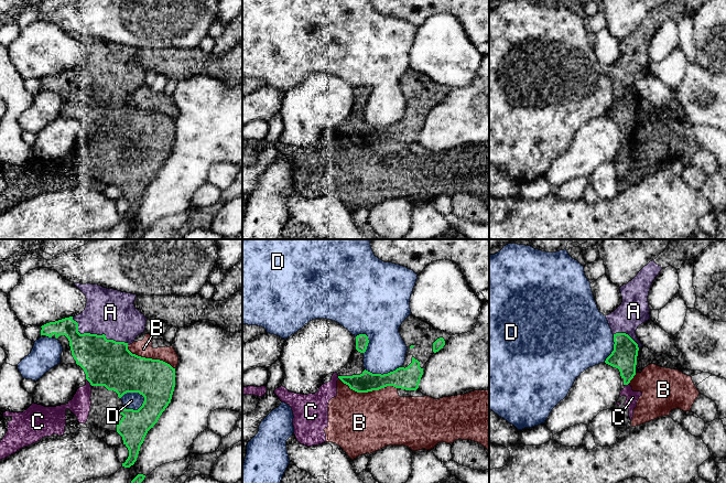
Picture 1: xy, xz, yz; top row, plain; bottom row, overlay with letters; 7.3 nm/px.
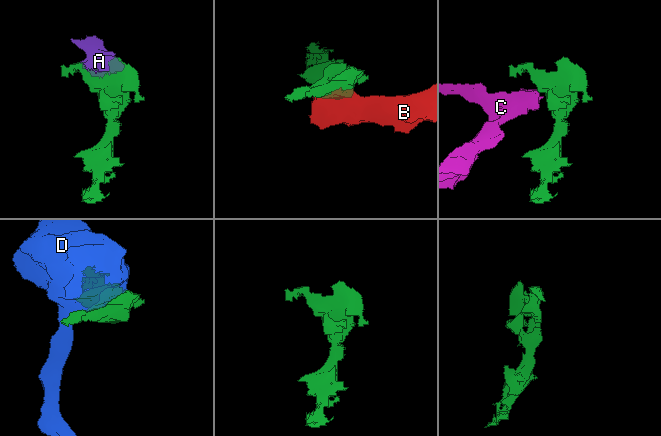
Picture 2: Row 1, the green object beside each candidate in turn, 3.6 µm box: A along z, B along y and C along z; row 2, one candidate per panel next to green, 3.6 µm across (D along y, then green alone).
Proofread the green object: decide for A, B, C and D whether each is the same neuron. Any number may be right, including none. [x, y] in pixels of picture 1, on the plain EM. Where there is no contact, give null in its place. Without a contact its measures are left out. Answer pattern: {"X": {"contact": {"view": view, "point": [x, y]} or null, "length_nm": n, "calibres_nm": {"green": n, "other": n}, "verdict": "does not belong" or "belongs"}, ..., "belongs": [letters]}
{"A": {"contact": {"view": "xy", "point": [96, 87]}, "length_nm": 460, "calibres_nm": {"green": 340, "other": 340}, "verdict": "belongs"}, "B": {"contact": {"view": "xy", "point": [150, 111]}, "length_nm": 400, "calibres_nm": {"green": 320, "other": 120}, "verdict": "does not belong"}, "C": {"contact": {"view": "xy", "point": [88, 133]}, "length_nm": 70, "calibres_nm": {"green": 340, "other": 150}, "verdict": "does not belong"}, "D": {"contact": {"view": "xy", "point": [133, 145]}, "length_nm": 190, "calibres_nm": {"green": 320, "other": 130}, "verdict": "does not belong"}, "belongs": ["A"]}

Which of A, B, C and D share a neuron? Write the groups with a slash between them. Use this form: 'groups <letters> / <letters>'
groups A / B C / D

